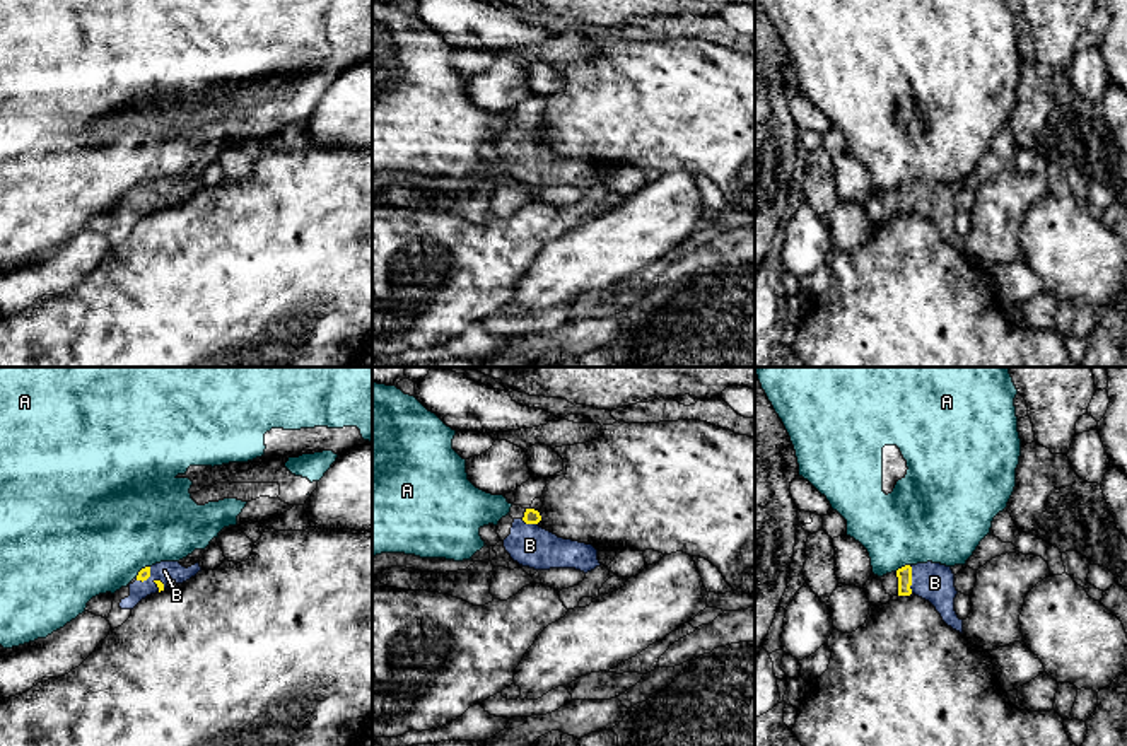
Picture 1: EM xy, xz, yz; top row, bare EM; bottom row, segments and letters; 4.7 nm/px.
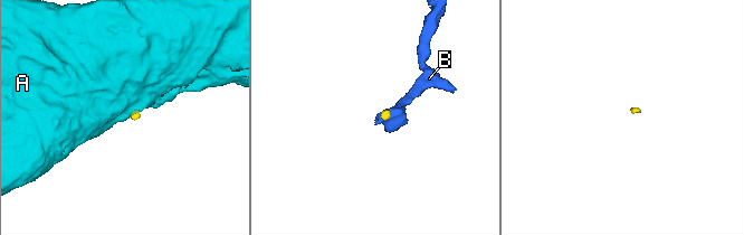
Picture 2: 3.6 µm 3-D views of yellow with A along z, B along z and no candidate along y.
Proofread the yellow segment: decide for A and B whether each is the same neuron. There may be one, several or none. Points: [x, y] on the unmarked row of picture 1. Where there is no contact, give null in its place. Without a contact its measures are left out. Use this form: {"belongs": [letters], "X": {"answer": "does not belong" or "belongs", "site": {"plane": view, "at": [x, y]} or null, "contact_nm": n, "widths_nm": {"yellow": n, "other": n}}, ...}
{"belongs": ["B"], "A": {"answer": "does not belong", "site": {"plane": "yz", "at": [902, 185]}, "contact_nm": 80, "widths_nm": {"yellow": 70, "other": 400}}, "B": {"answer": "belongs", "site": {"plane": "yz", "at": [910, 197]}, "contact_nm": 140, "widths_nm": {"yellow": 70, "other": 190}}}

